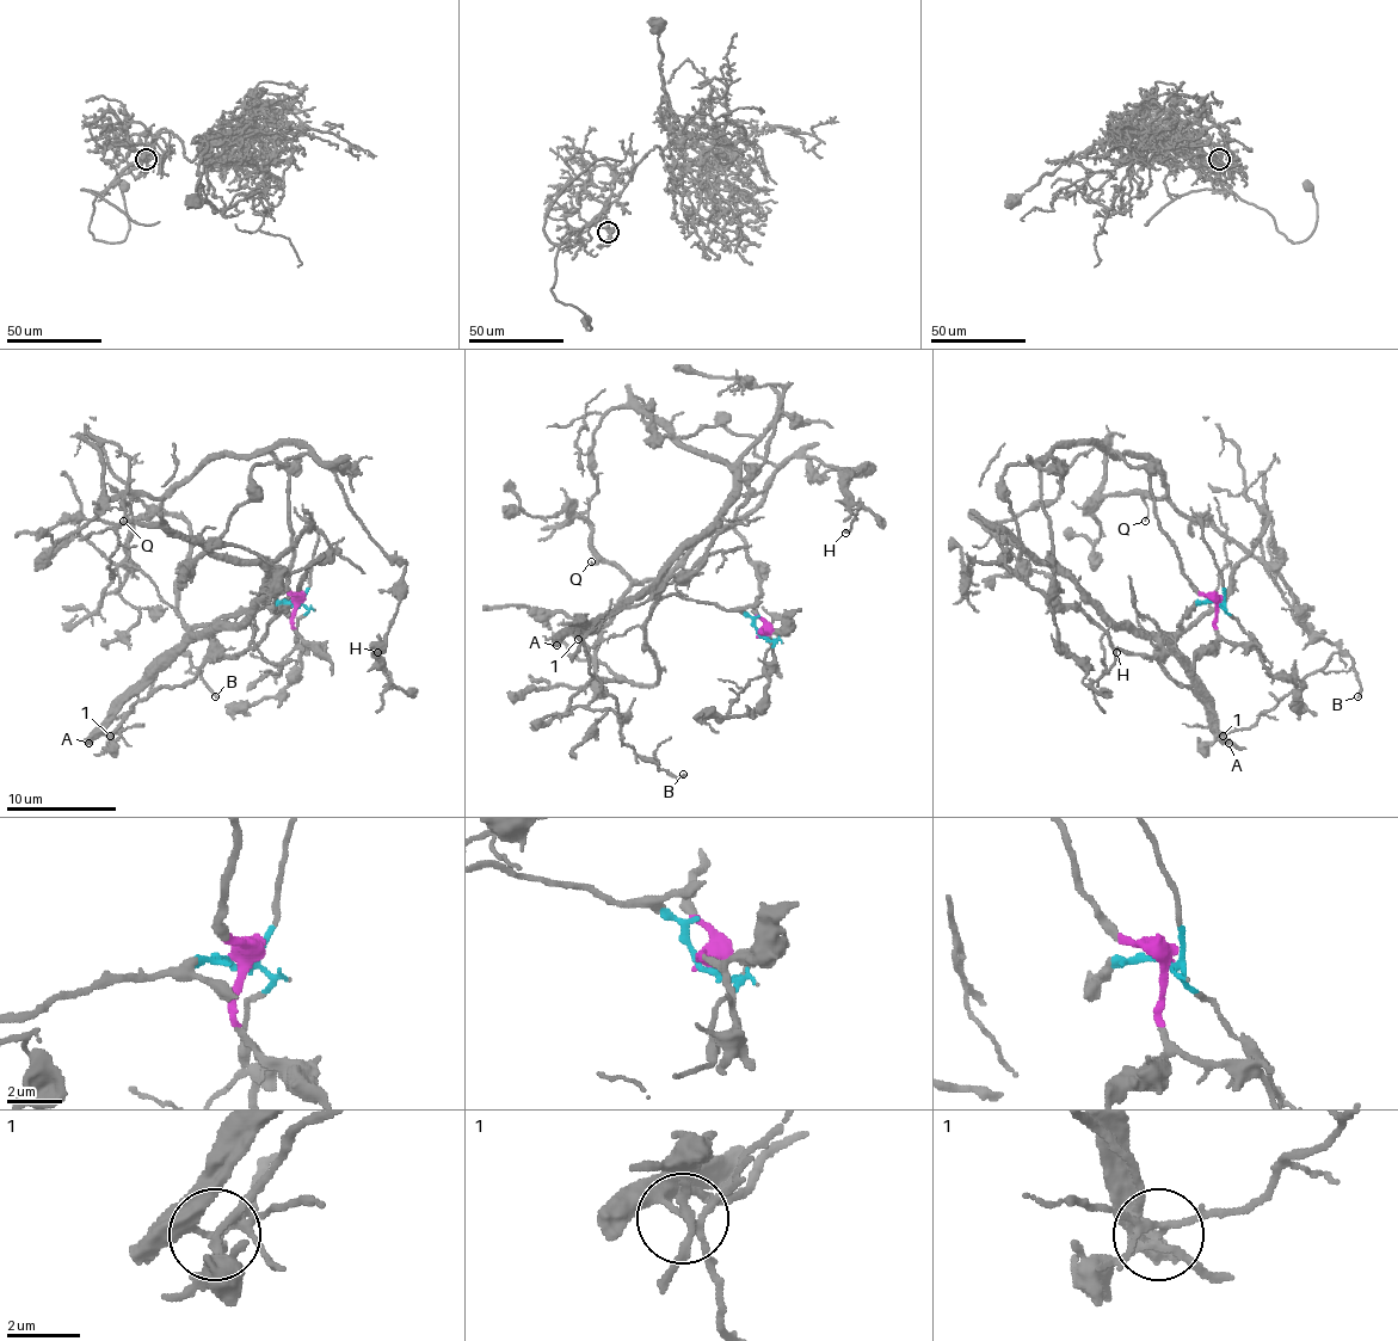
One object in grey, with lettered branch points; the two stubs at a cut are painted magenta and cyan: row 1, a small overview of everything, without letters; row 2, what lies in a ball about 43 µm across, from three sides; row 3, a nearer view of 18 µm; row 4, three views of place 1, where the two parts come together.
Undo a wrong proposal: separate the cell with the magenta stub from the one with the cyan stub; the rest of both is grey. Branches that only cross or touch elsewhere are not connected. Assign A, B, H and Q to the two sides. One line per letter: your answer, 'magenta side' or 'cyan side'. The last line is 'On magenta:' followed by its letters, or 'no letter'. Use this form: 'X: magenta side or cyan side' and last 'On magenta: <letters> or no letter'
A: cyan side
B: cyan side
H: magenta side
Q: magenta side
On magenta: H, Q

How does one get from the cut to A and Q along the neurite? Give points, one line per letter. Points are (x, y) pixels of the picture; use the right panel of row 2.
A: (1219, 603), (1200, 603), (1177, 625), (1175, 656), (1205, 705), (1208, 721), (1230, 744)
Q: (1219, 603), (1183, 572), (1150, 473), (1112, 454), (1141, 454), (1163, 475), (1166, 492), (1147, 494), (1144, 520)

